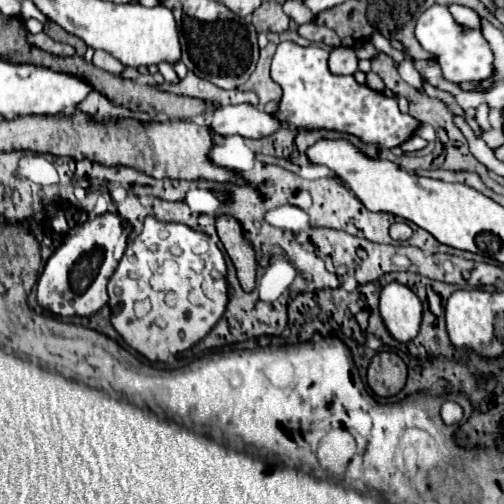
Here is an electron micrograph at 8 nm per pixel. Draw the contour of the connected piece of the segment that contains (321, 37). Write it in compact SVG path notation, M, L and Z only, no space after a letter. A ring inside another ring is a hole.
M310 24L310 26L300 26L300 34L312 42L322 42L326 46L332 46L332 48L338 48L340 46L340 38L334 30L326 28L326 26L316 26L316 24Z

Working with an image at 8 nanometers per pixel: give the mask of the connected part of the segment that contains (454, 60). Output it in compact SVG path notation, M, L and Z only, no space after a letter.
M430 6L416 22L416 40L422 44L424 50L436 54L436 60L444 72L444 78L460 84L468 80L482 80L492 74L492 50L484 40L482 32L472 28L462 28L452 18L448 6Z

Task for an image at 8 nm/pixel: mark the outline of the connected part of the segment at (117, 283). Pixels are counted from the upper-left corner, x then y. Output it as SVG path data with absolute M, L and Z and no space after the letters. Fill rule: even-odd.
M148 216L144 220L142 232L128 242L122 260L108 282L112 326L124 338L124 342L144 358L152 362L164 362L170 354L192 348L222 318L228 302L224 272L226 264L222 252L204 232L196 232L178 222L158 222L154 216ZM138 302L148 304L148 310L144 310L144 314L138 310Z

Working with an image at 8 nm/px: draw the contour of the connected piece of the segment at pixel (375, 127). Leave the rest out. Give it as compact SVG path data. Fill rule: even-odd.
M280 42L276 48L276 54L274 54L274 60L272 60L272 78L284 90L278 110L272 116L274 116L274 120L278 120L280 124L284 124L288 128L296 128L302 132L312 132L312 130L346 132L346 134L360 138L364 144L376 144L380 148L400 146L418 128L418 120L414 120L410 114L402 114L398 110L398 104L394 98L388 98L380 92L370 90L364 84L358 84L352 76L334 76L328 70L328 50L324 50L324 48L298 46L294 42Z

